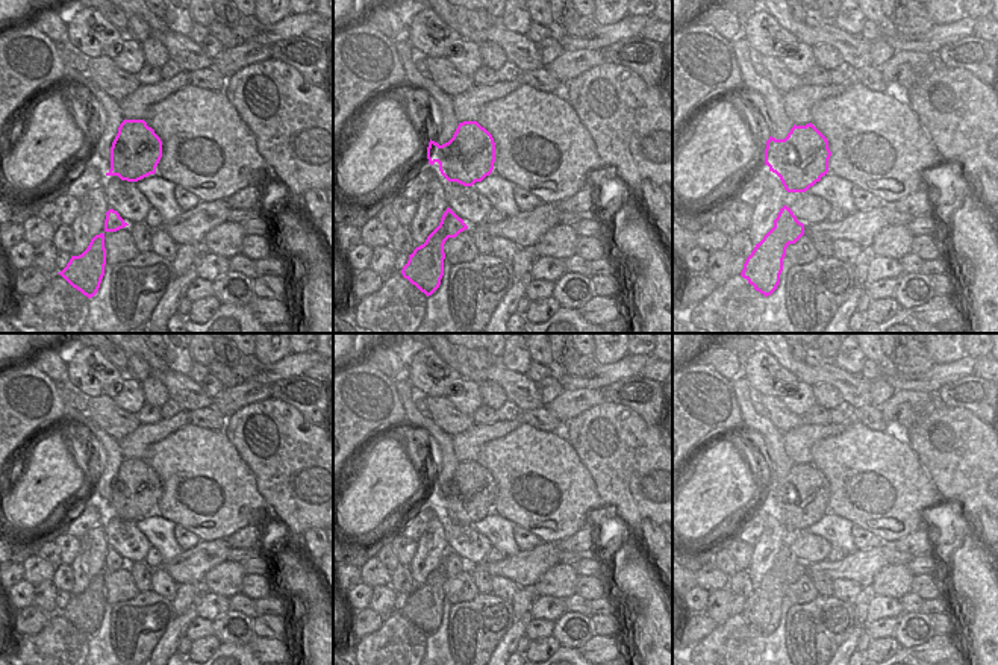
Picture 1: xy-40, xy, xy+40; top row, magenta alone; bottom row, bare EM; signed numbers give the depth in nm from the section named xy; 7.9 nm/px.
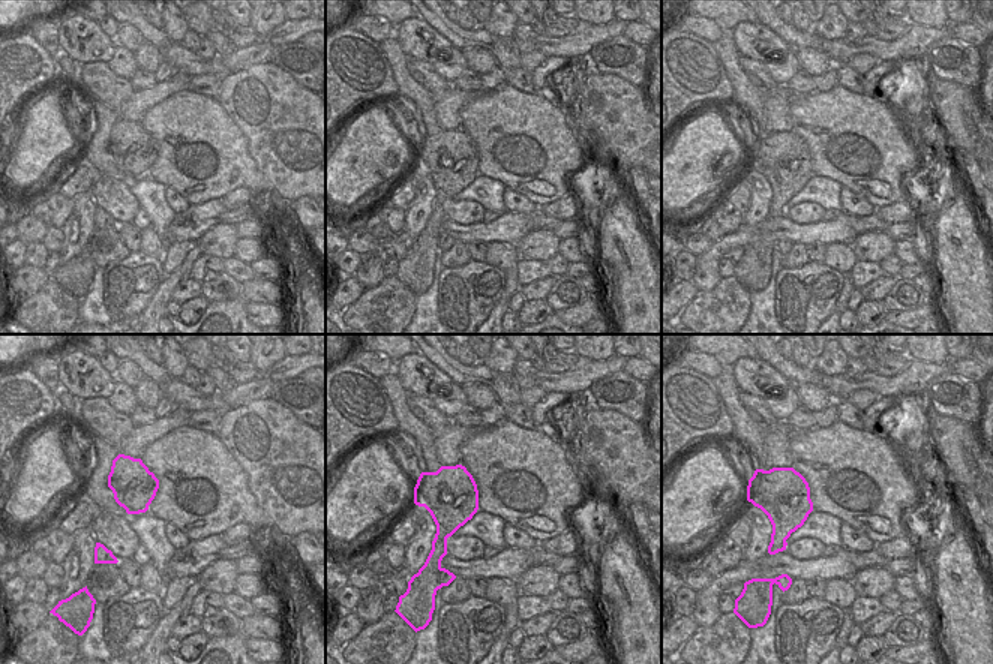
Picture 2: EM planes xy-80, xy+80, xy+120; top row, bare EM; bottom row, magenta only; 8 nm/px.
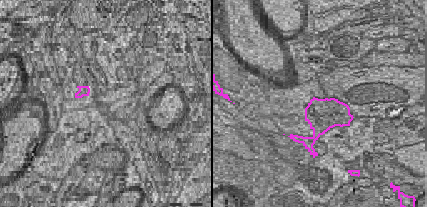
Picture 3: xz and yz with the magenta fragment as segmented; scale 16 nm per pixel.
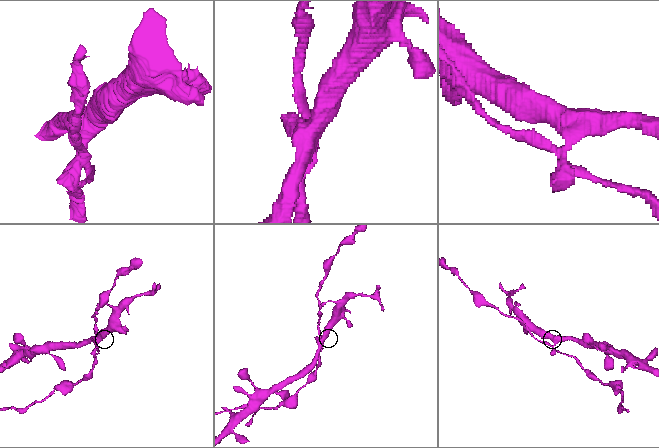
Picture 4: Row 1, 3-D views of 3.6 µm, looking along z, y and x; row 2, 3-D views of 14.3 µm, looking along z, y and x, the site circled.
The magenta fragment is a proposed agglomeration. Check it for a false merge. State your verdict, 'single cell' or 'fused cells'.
fused cells

